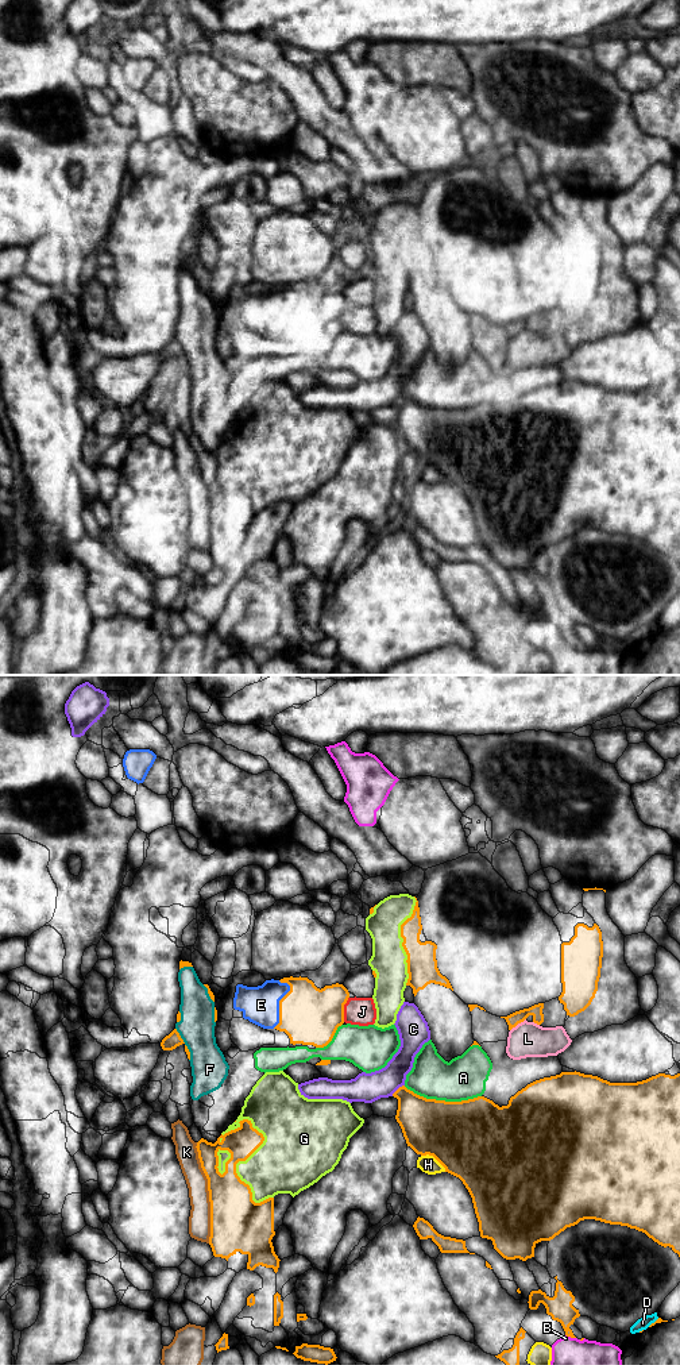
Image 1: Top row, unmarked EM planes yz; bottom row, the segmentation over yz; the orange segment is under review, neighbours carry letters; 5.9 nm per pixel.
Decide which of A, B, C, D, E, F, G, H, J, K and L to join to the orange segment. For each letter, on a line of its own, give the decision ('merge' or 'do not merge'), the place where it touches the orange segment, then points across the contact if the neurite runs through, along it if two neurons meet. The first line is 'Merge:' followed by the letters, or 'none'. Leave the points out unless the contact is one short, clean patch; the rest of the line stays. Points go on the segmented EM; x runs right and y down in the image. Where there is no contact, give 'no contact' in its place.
Merge: E
A: do not merge; meets orange in yz at (443, 1101)
B: do not merge; meets orange in yz at (571, 1337)
C: do not merge; meets orange in yz at (397, 1090)
D: do not merge; meets orange in yz at (655, 1322)
E: merge; meets orange in yz at (279, 1005)
F: do not merge; meets orange in yz at (185, 1045)
G: do not merge; meets orange in yz at (239, 1160)
H: do not merge; meets orange in yz at (435, 1157)
J: do not merge; meets orange in yz at (343, 1009)
K: do not merge; meets orange in yz at (209, 1192)
L: do not merge; meets orange in yz at (517, 1024)

